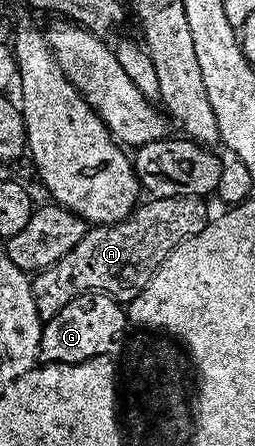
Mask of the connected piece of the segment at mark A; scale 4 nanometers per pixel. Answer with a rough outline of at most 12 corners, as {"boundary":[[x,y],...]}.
{"boundary":[[199,196],[92,225],[31,278],[39,317],[82,294],[129,304],[206,228]]}

